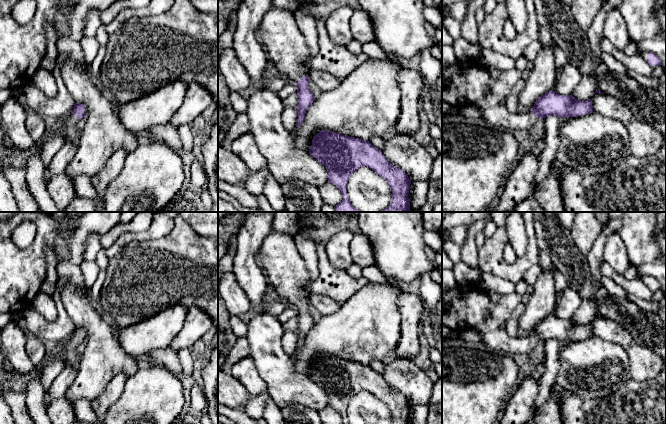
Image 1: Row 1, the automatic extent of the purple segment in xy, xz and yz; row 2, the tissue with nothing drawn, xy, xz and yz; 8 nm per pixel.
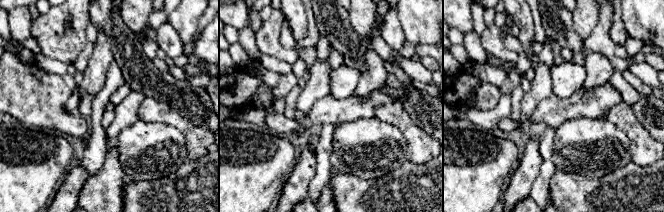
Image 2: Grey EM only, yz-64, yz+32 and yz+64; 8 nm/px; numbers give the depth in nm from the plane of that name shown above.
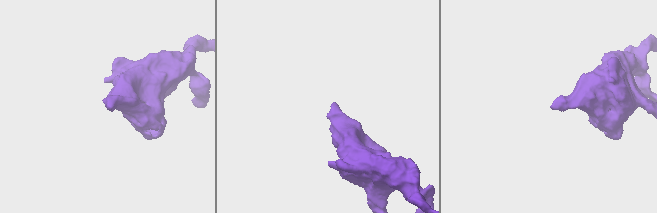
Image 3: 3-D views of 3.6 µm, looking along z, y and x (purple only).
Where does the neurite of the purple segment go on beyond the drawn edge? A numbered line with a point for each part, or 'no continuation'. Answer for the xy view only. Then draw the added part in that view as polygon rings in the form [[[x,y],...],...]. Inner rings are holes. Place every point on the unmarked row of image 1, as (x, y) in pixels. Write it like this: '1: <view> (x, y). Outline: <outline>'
1: xy (70, 343). Outline: [[[72,337],[62,343],[59,343],[59,353],[68,349],[68,348],[75,348],[79,343]]]

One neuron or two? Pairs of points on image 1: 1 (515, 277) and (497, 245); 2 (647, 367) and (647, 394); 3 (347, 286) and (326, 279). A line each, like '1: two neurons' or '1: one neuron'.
1: one neuron
2: two neurons
3: one neuron

